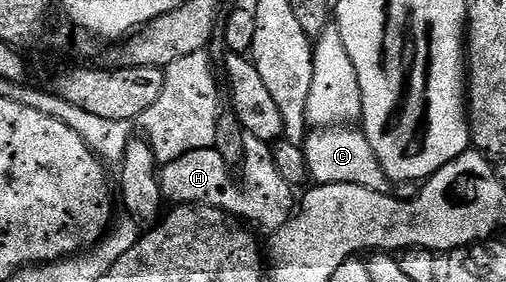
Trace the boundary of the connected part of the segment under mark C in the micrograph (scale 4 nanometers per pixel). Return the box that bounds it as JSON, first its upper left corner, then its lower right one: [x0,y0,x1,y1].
[303,126,392,193]

